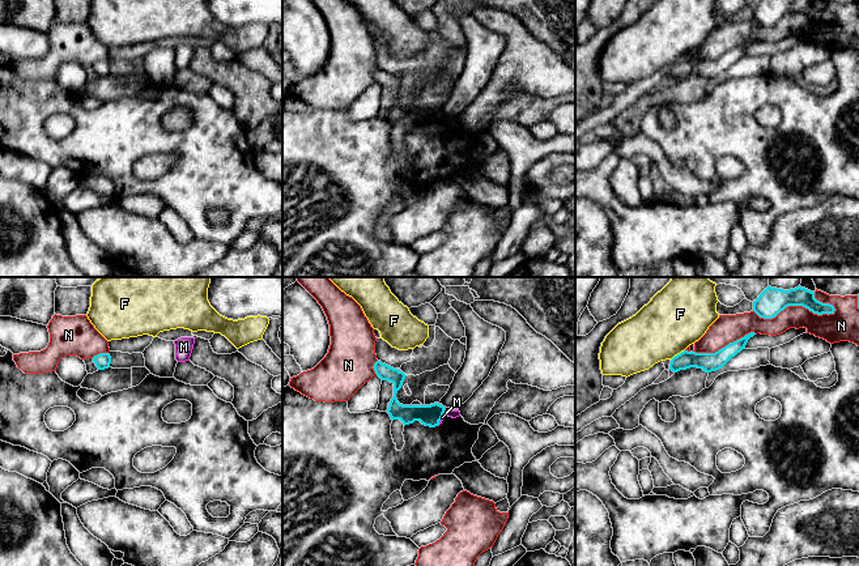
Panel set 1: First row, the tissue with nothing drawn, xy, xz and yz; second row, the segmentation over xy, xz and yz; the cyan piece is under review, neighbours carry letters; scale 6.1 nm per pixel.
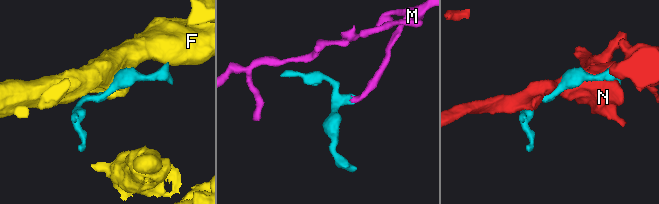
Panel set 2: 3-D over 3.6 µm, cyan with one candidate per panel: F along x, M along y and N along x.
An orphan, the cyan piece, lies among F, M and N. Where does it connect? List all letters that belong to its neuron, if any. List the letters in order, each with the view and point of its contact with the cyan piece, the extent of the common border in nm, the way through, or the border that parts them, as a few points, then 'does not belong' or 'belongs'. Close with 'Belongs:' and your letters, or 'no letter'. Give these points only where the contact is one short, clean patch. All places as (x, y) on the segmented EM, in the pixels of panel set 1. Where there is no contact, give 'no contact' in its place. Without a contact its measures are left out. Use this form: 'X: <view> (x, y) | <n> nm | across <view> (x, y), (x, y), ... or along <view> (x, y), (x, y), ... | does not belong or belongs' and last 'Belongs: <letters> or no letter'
F: yz (677, 354) | 110 nm | along yz (684, 349), (671, 360) | does not belong
M: xz (439, 420) | 70 nm | across xz (430, 415), (439, 420), (442, 417) | belongs
N: yz (794, 305) | 500 nm | does not belong
Belongs: M

